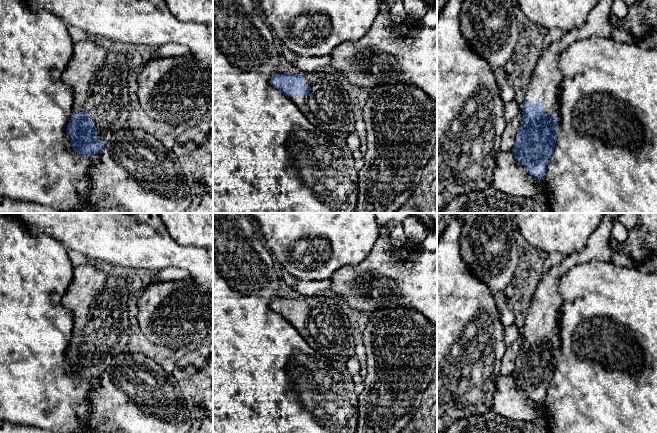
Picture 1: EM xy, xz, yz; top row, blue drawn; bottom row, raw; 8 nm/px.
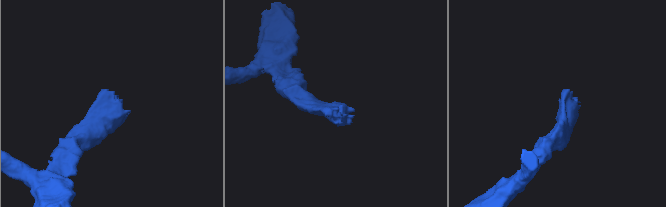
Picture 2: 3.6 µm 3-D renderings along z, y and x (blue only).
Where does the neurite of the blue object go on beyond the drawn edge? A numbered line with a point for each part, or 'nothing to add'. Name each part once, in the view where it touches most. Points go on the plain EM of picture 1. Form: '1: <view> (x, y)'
1: yz (544, 309)

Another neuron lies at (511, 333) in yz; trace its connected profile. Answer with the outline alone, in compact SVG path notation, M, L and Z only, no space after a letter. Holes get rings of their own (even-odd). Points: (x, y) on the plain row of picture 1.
M512 324L504 329L504 342L507 346L516 342L519 337L519 329L516 324Z

